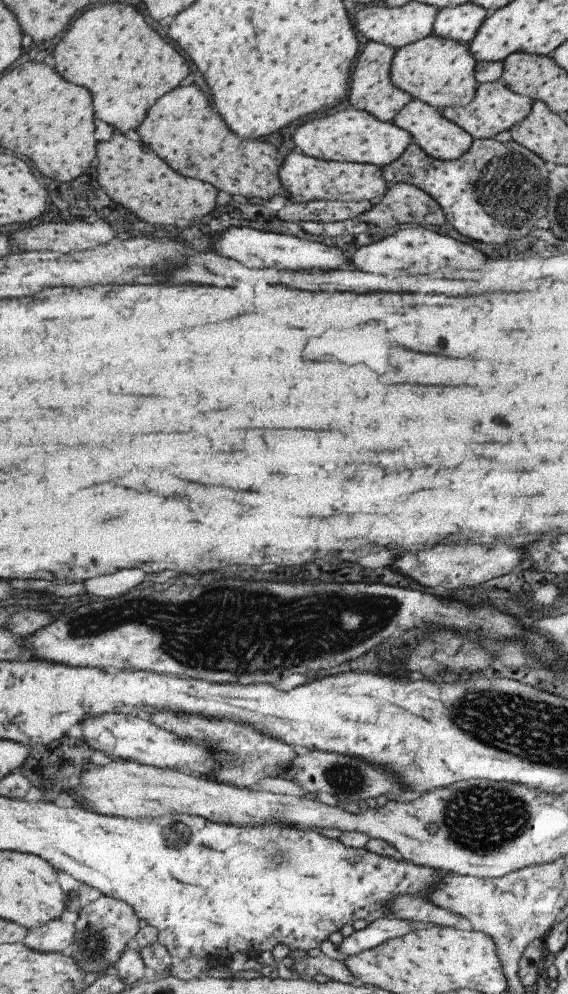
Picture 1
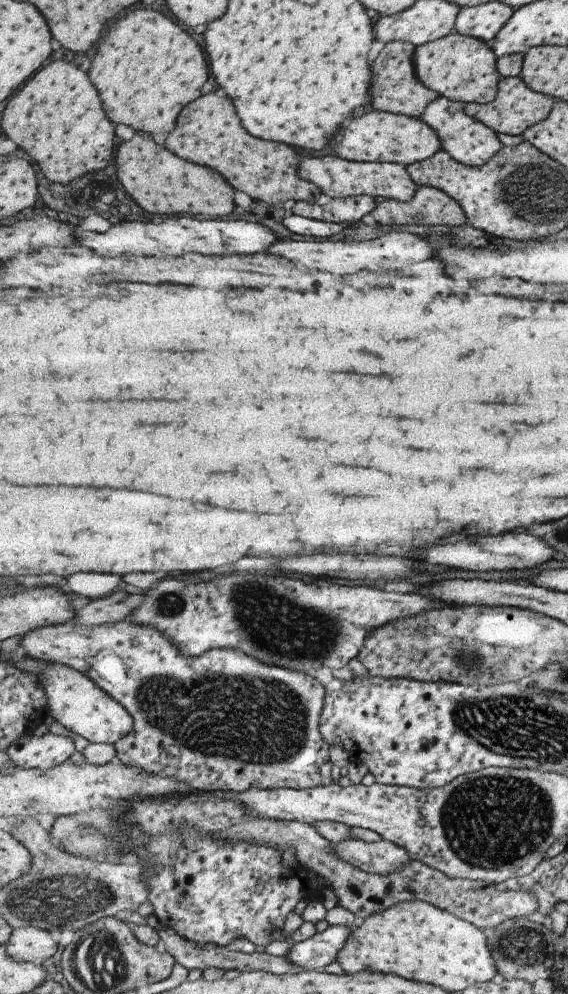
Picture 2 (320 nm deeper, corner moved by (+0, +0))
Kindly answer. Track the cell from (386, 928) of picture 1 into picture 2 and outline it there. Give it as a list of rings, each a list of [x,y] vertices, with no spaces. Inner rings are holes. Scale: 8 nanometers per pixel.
[[[328,926],[325,931],[315,933],[304,942],[295,943],[287,958],[299,969],[320,971],[331,962],[337,961],[352,933],[352,927]]]

